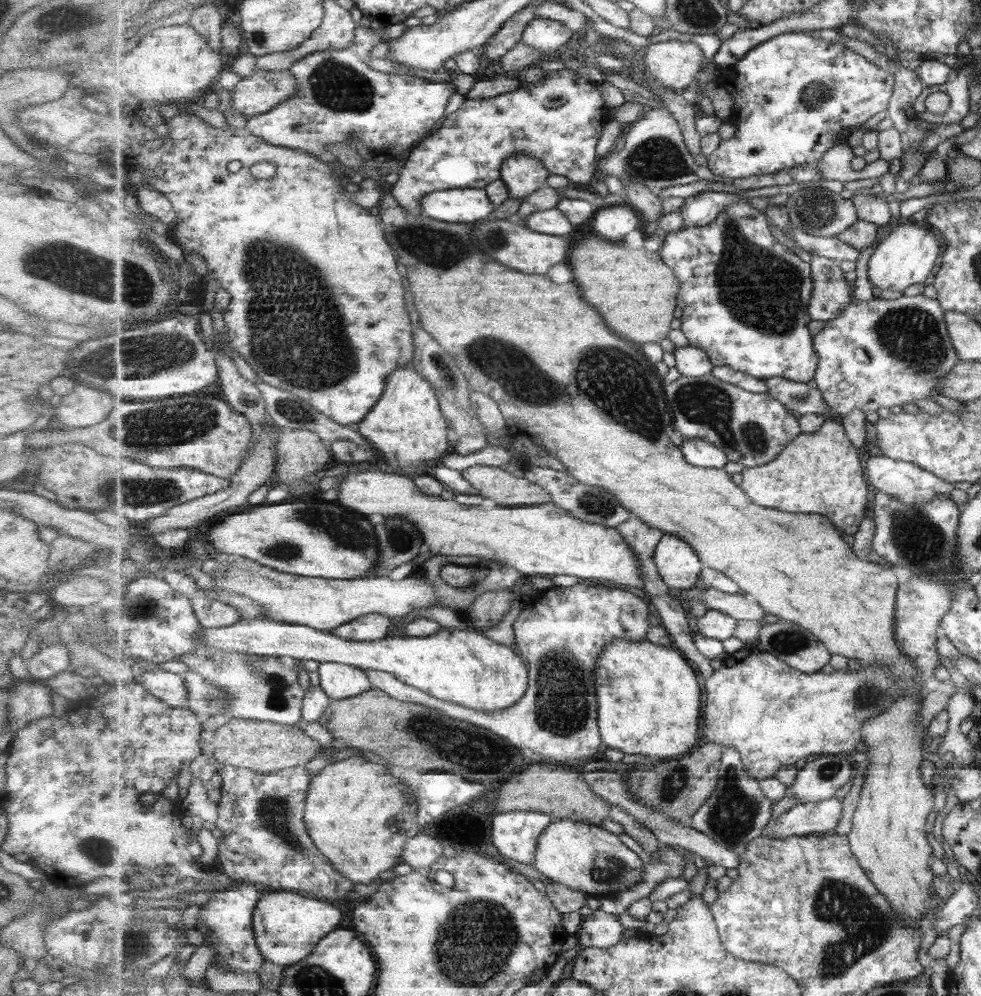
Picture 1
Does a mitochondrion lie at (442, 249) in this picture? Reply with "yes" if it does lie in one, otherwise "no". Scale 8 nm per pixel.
yes

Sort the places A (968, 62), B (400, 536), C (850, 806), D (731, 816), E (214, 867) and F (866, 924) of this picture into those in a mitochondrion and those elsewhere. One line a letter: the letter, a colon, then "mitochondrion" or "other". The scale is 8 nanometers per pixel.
A: other
B: mitochondrion
C: other
D: mitochondrion
E: other
F: mitochondrion

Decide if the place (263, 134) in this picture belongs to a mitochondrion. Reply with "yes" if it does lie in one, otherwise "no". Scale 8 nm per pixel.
no

